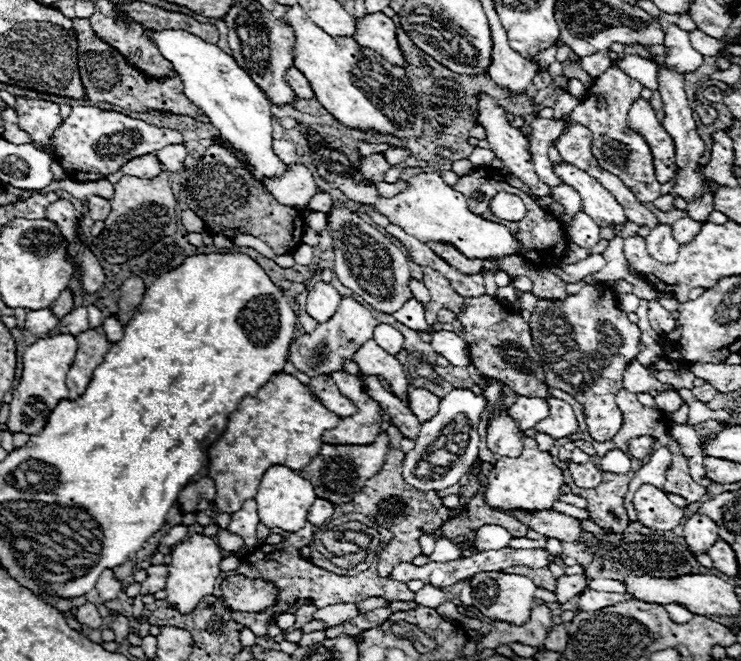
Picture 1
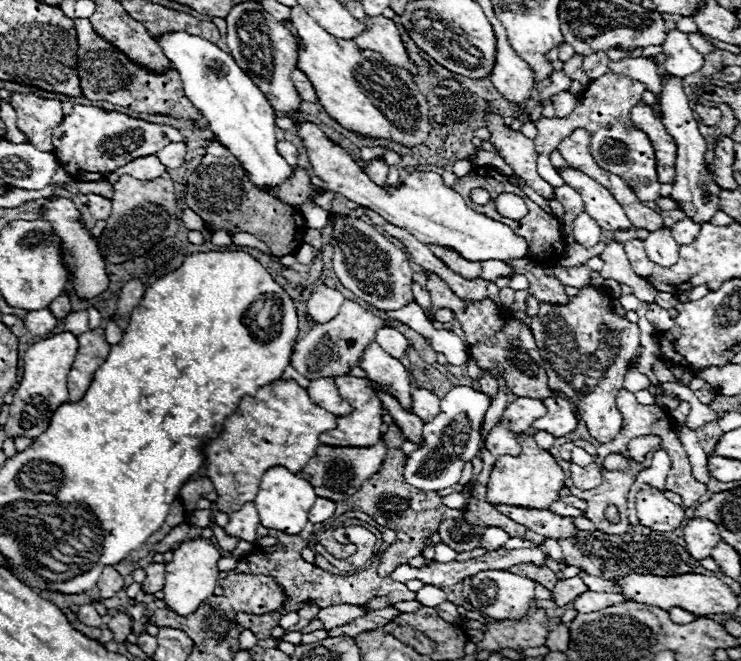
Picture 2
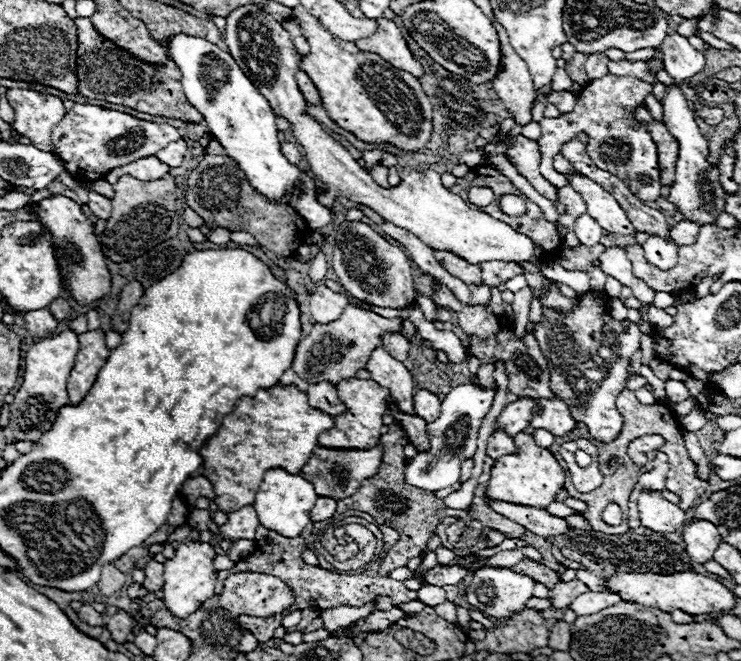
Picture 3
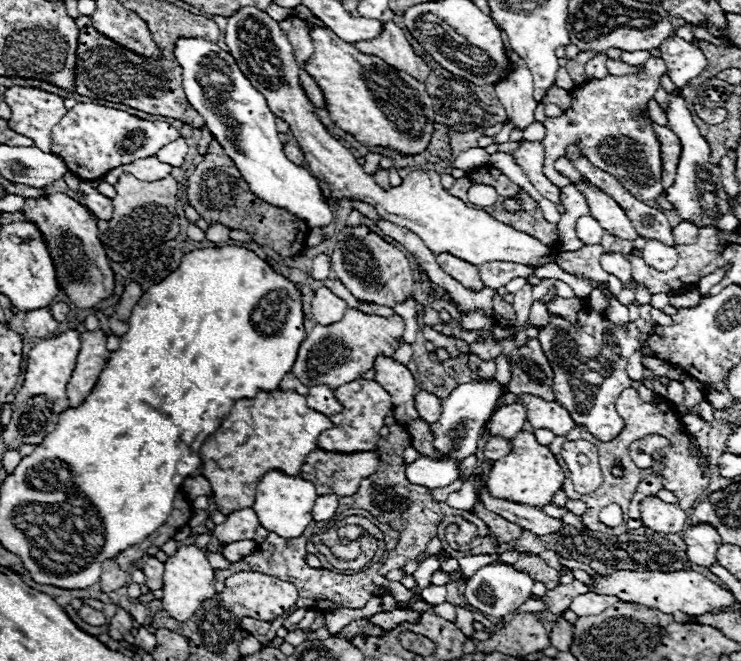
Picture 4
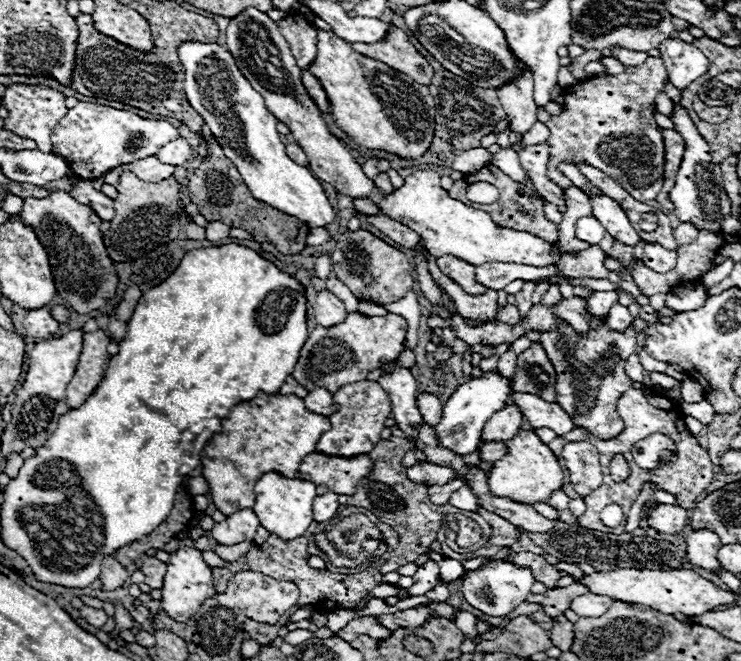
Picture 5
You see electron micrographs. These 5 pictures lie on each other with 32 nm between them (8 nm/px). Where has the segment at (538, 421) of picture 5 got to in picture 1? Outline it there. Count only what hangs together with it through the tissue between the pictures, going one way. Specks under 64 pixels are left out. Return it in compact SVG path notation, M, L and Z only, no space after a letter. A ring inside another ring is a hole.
M548 398L548 408L550 408L550 414L534 426L538 432L546 432L552 438L564 438L578 430L576 416L568 402L560 398Z

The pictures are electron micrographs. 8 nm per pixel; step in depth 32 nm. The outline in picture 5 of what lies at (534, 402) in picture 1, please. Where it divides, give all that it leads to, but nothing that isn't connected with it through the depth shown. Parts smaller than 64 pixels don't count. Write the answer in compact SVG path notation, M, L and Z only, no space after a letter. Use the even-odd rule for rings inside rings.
M510 404L504 410L498 410L498 414L494 414L486 422L486 426L482 430L482 442L510 440L520 430L520 422L522 422L522 412L518 406Z

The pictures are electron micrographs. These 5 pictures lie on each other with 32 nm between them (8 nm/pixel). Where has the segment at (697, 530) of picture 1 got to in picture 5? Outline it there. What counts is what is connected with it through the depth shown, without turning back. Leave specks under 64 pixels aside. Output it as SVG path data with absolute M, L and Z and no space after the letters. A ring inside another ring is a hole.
M710 530L700 532L686 532L686 544L688 544L688 562L694 566L700 566L708 572L720 570L720 562L716 560L716 554L720 550L720 538Z

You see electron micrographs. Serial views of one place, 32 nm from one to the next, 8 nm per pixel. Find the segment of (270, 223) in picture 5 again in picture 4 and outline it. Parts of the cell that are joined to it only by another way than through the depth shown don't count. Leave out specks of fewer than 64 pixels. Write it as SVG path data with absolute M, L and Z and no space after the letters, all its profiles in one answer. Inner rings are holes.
M216 140L210 142L208 154L188 176L188 202L208 224L220 222L232 230L246 230L252 234L254 242L268 244L282 256L294 256L306 246L306 236L310 232L308 224L294 214L256 198L250 192L248 184L242 180L234 162L224 154L222 146Z

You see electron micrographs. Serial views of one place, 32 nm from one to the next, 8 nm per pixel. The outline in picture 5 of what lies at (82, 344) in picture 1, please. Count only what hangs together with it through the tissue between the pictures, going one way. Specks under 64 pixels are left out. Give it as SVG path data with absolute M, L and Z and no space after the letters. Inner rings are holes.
M102 330L84 334L84 348L80 354L80 364L66 390L66 404L70 410L80 408L102 382L104 372L110 362L110 354L106 350L108 344L110 344L110 338Z

